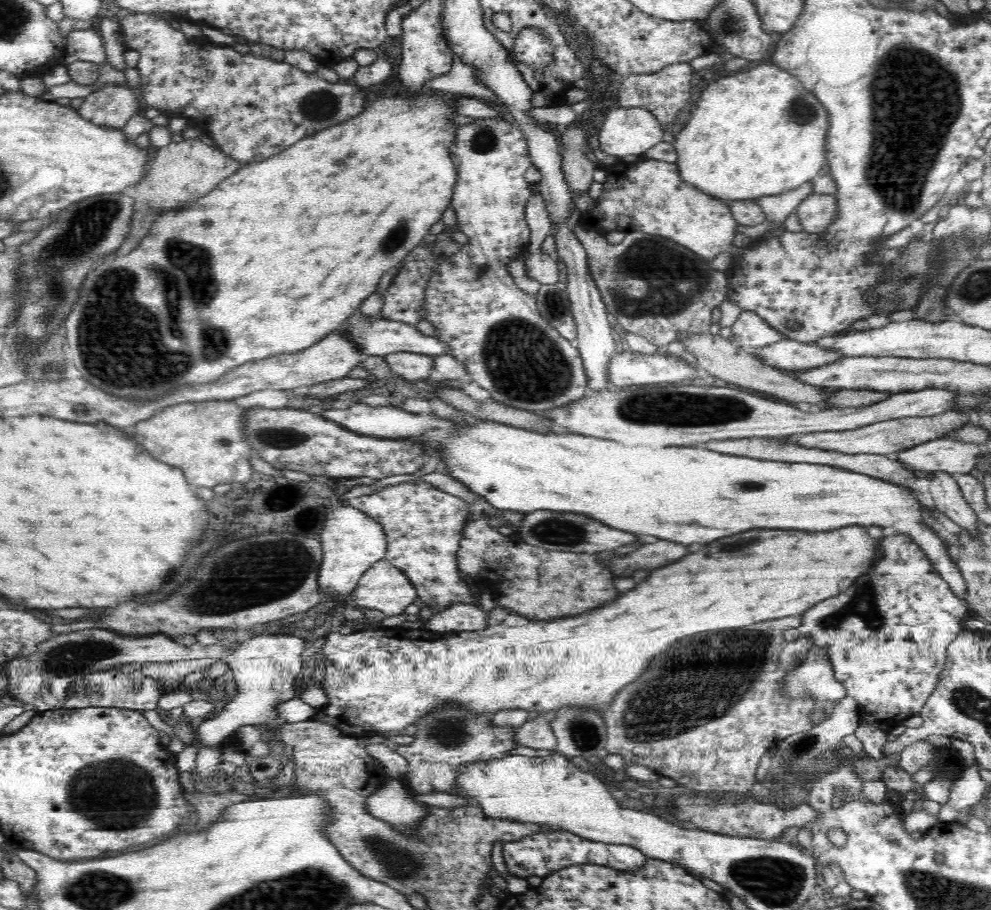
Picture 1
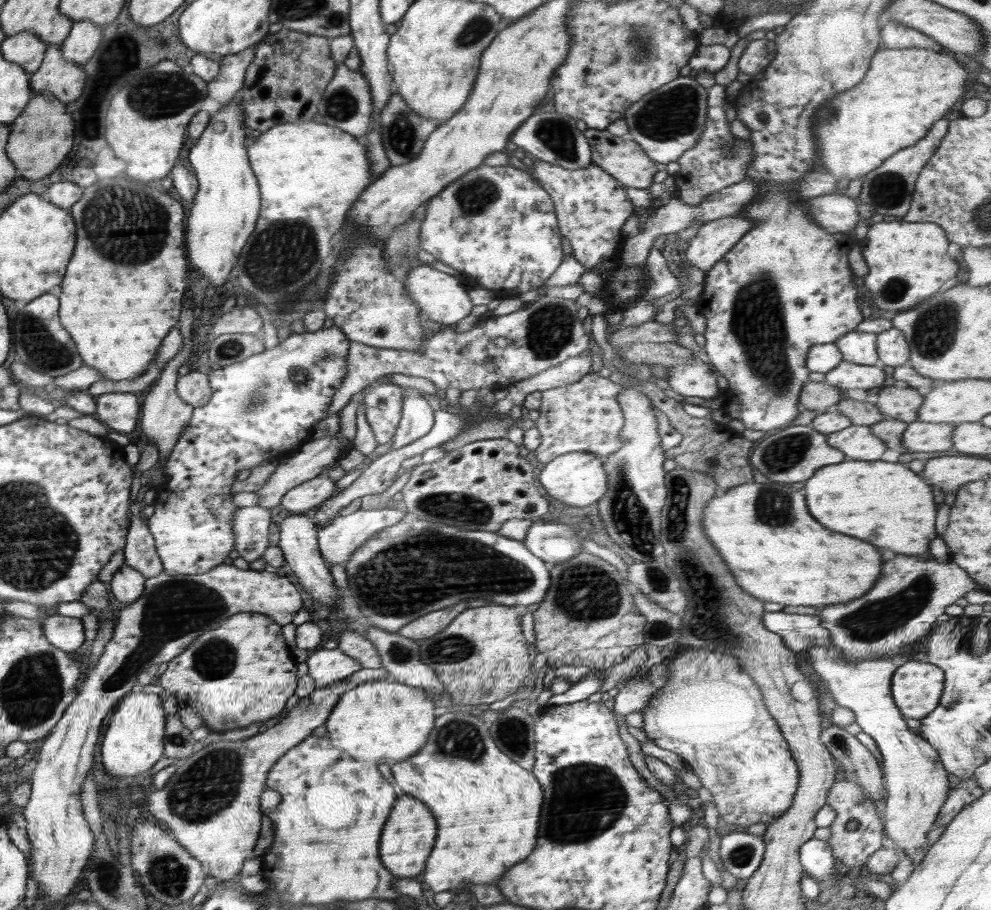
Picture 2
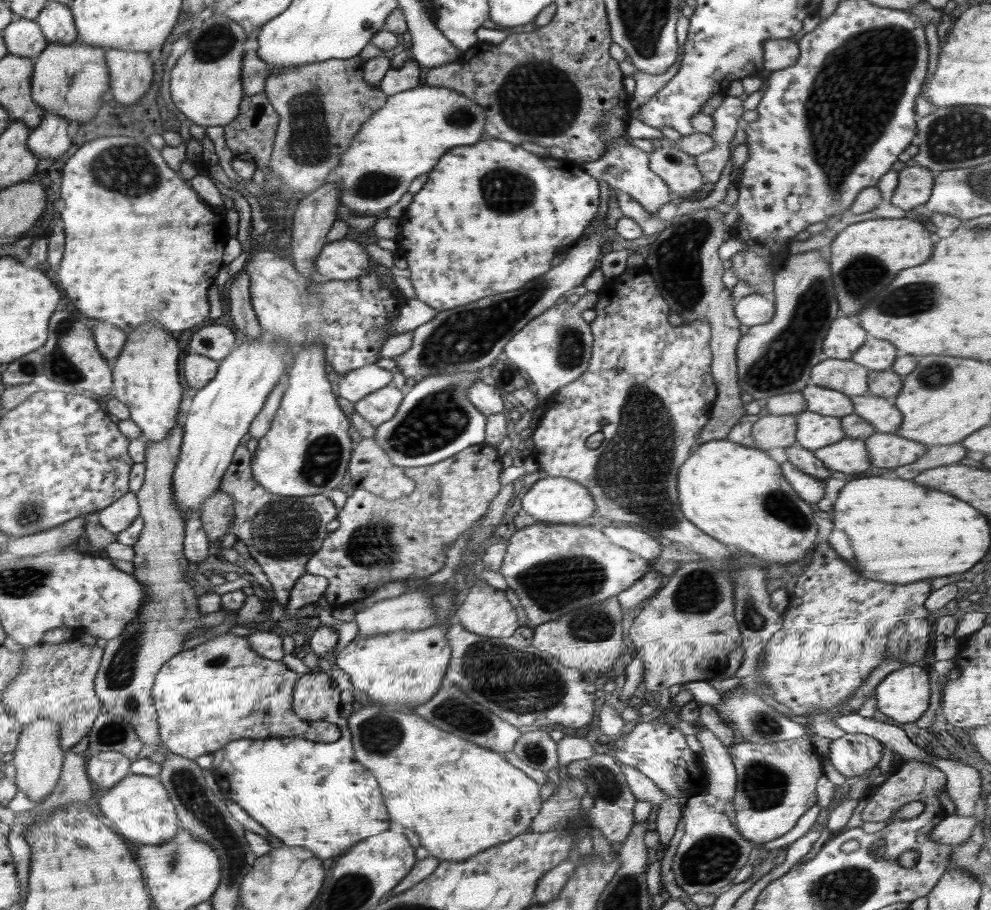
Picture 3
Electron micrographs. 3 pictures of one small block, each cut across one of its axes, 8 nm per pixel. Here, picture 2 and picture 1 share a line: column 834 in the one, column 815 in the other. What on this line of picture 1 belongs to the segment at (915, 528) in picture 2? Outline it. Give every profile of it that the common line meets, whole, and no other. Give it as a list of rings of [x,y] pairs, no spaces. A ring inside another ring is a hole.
[[[354,404],[346,410],[326,410],[324,418],[334,420],[336,424],[358,432],[358,434],[368,434],[368,436],[378,436],[378,438],[414,438],[414,440],[422,440],[422,444],[434,446],[436,450],[442,450],[438,446],[444,446],[444,462],[448,464],[448,472],[452,477],[458,478],[460,482],[466,484],[466,488],[470,488],[472,492],[478,492],[480,496],[484,496],[486,500],[495,508],[502,508],[502,510],[513,510],[524,514],[534,512],[534,510],[558,510],[558,512],[580,513],[586,516],[592,516],[608,526],[626,530],[626,532],[634,532],[634,534],[648,534],[648,536],[658,536],[662,540],[672,540],[672,542],[680,542],[680,544],[694,544],[694,542],[712,542],[730,534],[738,534],[744,530],[752,530],[752,528],[780,528],[780,530],[808,530],[808,532],[830,532],[836,528],[844,528],[844,526],[880,526],[880,528],[894,528],[896,534],[904,534],[909,536],[912,542],[915,542],[922,553],[926,555],[926,559],[930,560],[934,571],[938,572],[942,579],[950,586],[950,589],[960,599],[966,600],[967,585],[963,578],[962,572],[959,571],[958,566],[952,561],[952,558],[947,552],[947,544],[940,539],[936,531],[931,529],[926,522],[926,514],[931,514],[926,505],[922,505],[922,501],[918,499],[918,495],[910,488],[903,487],[902,485],[884,482],[878,478],[870,478],[851,470],[840,470],[834,466],[818,466],[818,464],[788,464],[788,462],[768,462],[768,460],[755,459],[750,457],[743,457],[733,454],[722,454],[714,452],[713,450],[706,450],[702,446],[668,446],[666,448],[653,449],[650,447],[642,447],[636,445],[629,447],[628,445],[620,444],[619,442],[606,440],[604,438],[596,438],[586,434],[572,433],[572,434],[556,434],[555,432],[538,432],[536,430],[526,430],[501,422],[492,422],[484,420],[482,424],[476,426],[466,426],[466,428],[456,428],[446,420],[436,420],[436,416],[428,416],[428,414],[410,414],[404,412],[400,408],[394,406],[382,406],[382,408],[372,408],[366,404]]]

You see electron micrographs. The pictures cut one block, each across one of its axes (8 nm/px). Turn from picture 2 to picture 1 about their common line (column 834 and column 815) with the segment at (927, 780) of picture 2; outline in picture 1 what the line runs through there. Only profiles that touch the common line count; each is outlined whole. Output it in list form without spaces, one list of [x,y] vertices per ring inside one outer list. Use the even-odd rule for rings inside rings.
[[[812,646],[802,664],[786,674],[783,681],[782,697],[784,699],[814,699],[821,704],[829,700],[836,703],[848,697],[846,689],[834,676],[833,666],[825,648]]]

